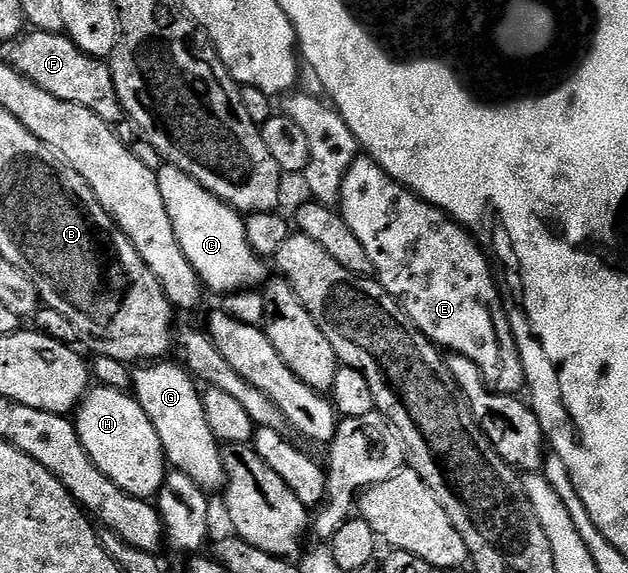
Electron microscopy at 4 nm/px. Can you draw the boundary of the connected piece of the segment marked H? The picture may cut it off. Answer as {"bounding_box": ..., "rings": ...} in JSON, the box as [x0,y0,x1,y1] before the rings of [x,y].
{"bounding_box":[74,391,165,499],"rings":[[[127,391],[88,392],[81,408],[74,414],[76,433],[93,464],[99,466],[111,481],[115,481],[131,497],[151,499],[163,485],[165,458],[153,426],[147,424],[145,411]]]}

